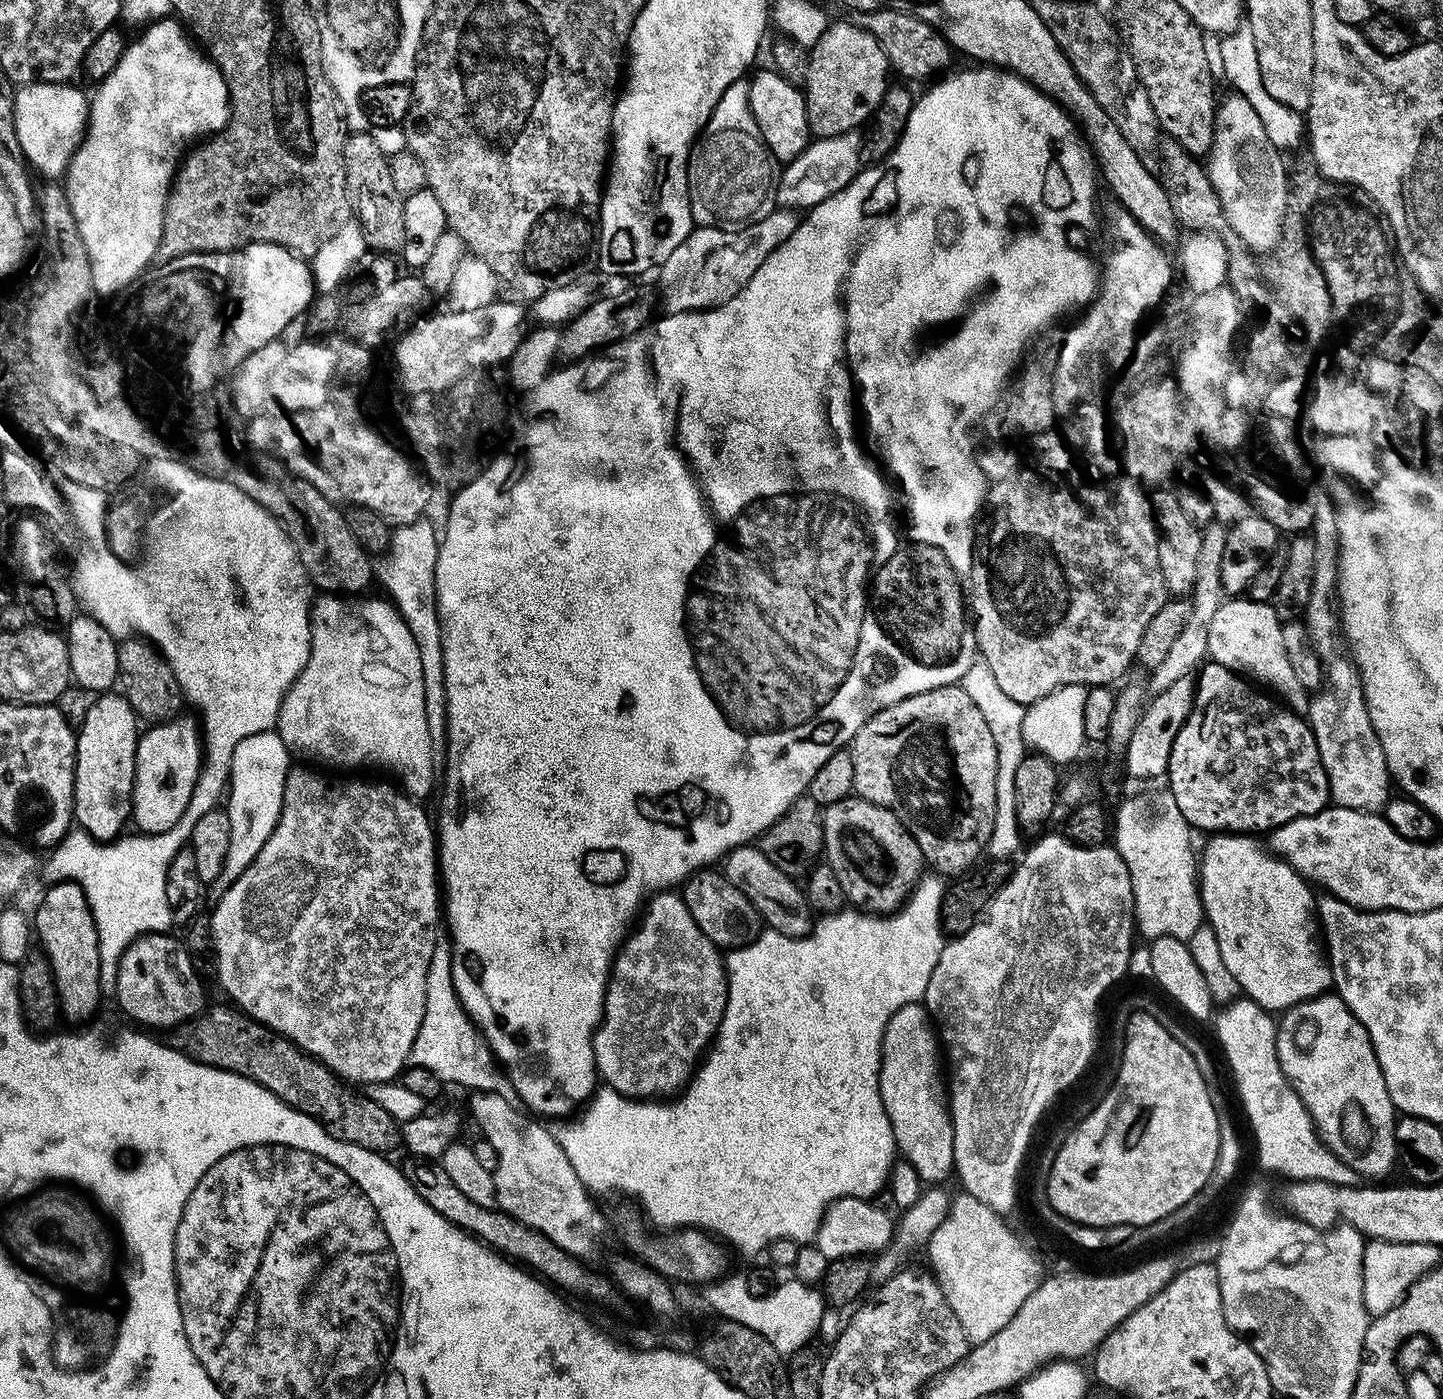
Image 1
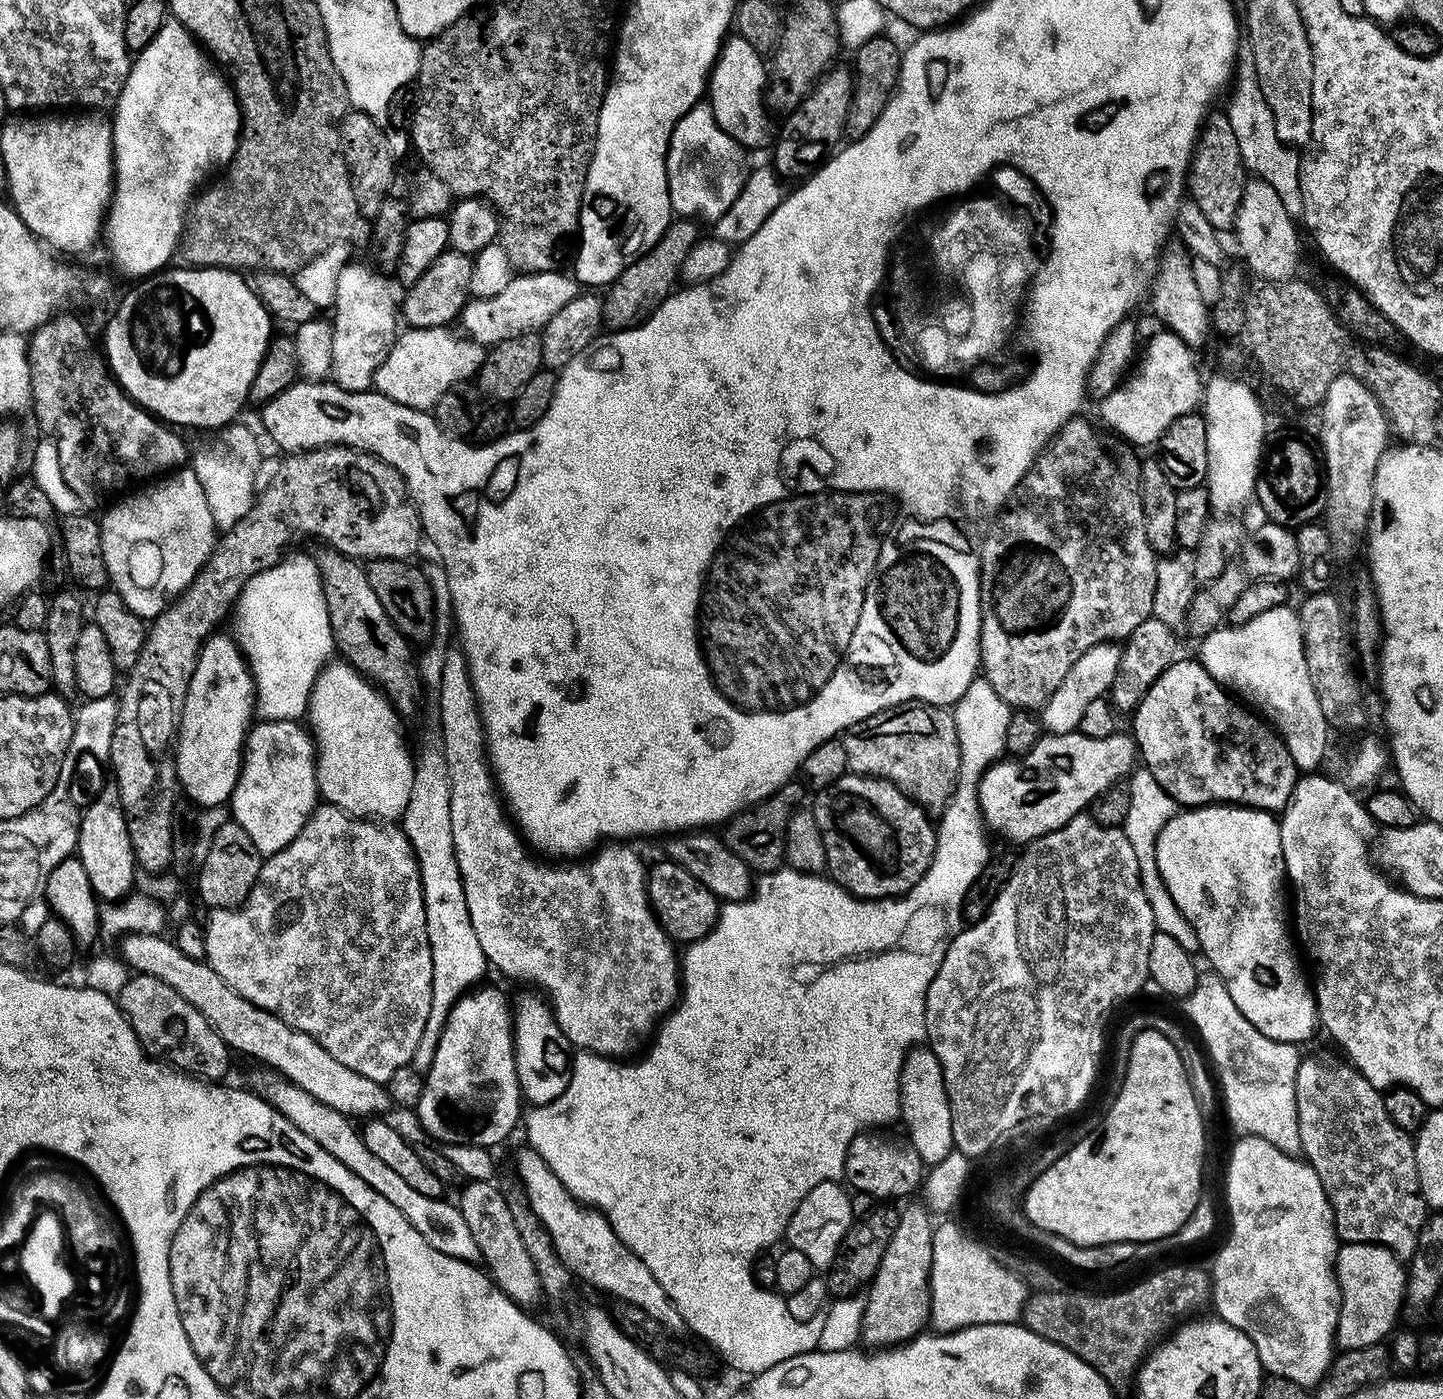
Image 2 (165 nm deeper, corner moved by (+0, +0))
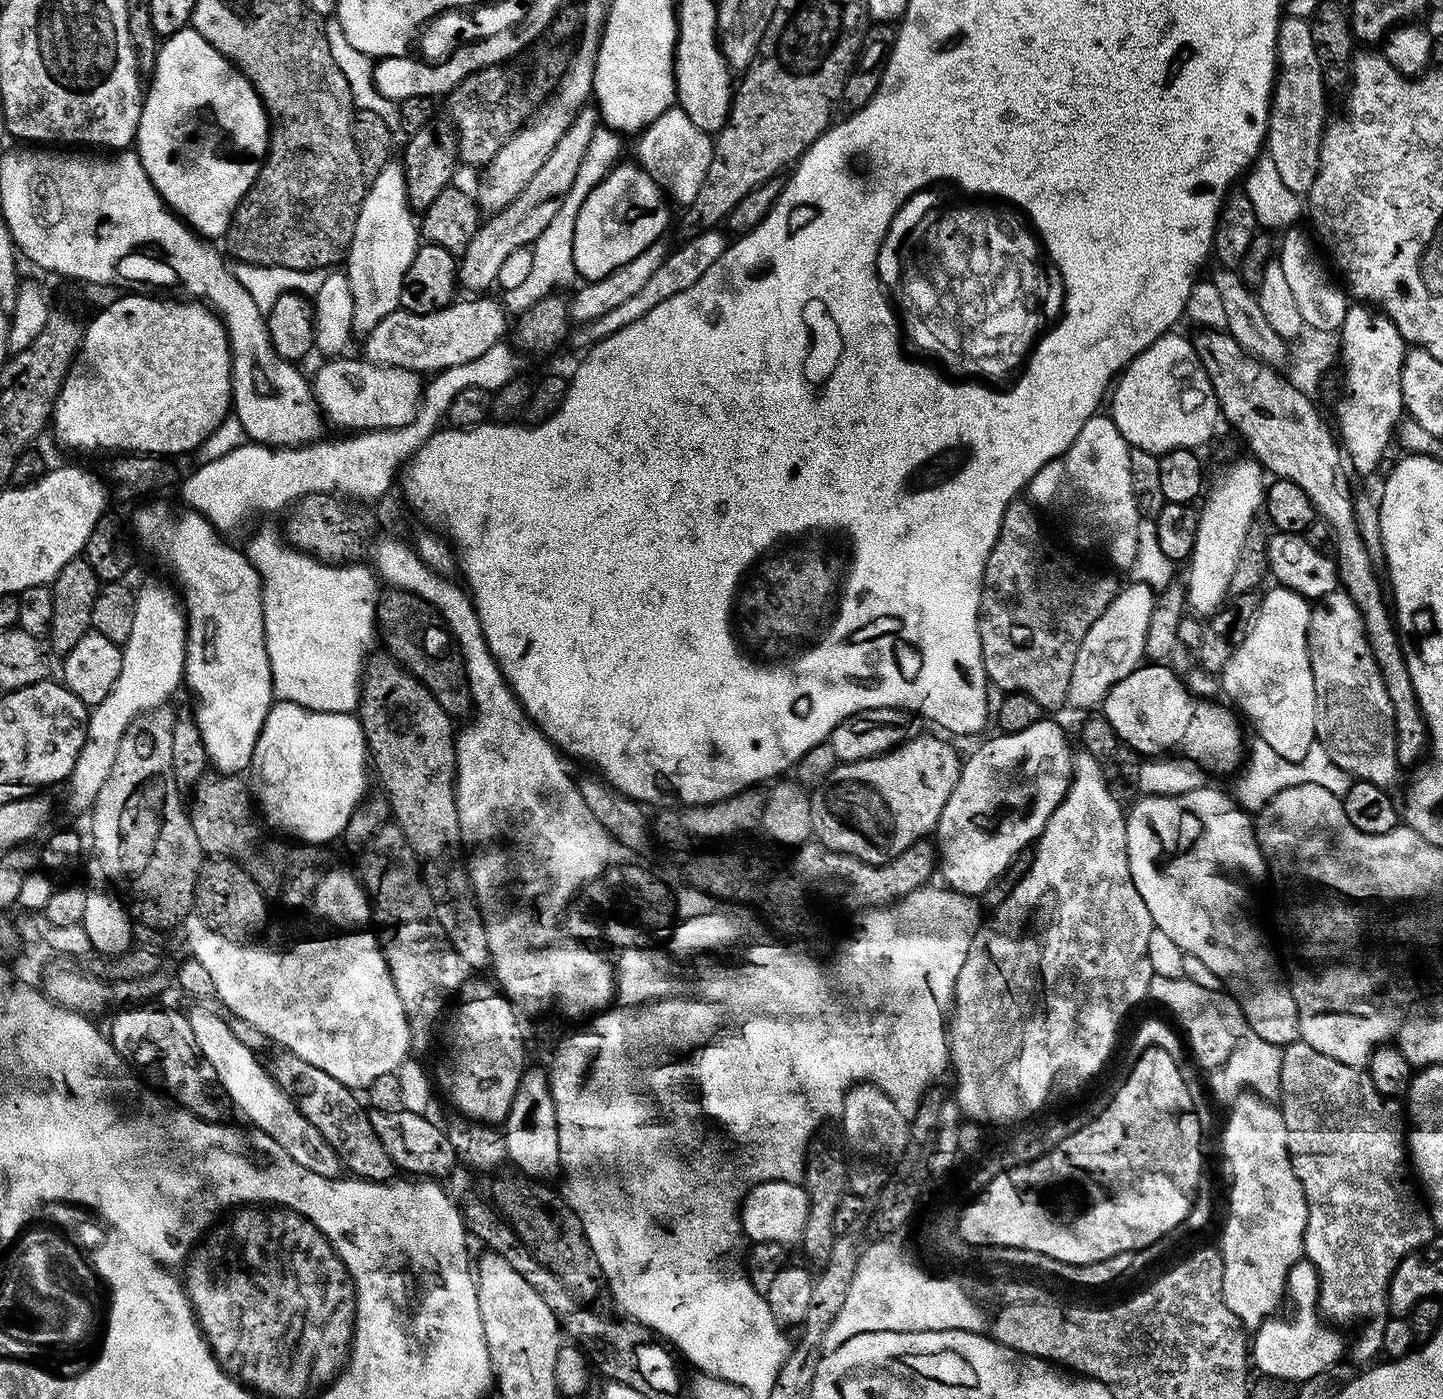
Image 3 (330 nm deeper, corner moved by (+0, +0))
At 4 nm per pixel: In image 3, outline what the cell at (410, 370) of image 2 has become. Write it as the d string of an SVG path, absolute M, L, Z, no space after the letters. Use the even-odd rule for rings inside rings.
M328 358L316 372L316 380L311 381L312 390L320 411L332 424L344 430L375 430L377 428L401 428L412 423L416 416L416 407L420 405L422 380L417 373L405 368L388 368L385 364L369 364L363 358L344 360L345 358Z

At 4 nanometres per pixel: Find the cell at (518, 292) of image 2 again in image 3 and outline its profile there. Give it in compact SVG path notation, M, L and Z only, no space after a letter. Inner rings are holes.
M468 298L448 305L447 308L430 314L414 314L397 310L386 314L374 330L364 337L363 359L369 364L385 364L388 368L405 368L417 374L435 374L443 368L462 366L462 362L471 362L486 354L490 346L501 343L504 327L510 320L504 317L506 308L496 300L486 298Z

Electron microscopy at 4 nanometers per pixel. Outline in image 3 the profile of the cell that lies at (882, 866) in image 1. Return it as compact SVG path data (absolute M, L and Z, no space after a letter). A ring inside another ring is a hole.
M916 734L911 740L880 756L855 760L849 764L837 763L830 778L826 778L826 782L822 782L811 793L813 837L830 850L853 856L867 864L889 864L914 842L931 837L950 794L954 794L962 767L962 756L943 740L943 735L940 736Z

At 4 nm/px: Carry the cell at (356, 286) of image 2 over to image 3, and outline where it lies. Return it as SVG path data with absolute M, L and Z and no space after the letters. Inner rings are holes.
M389 162L373 176L376 177L373 180L371 177L367 185L358 226L354 226L354 238L346 257L346 275L354 298L352 331L356 334L374 330L386 314L400 308L404 275L418 247L418 224L408 206L403 167Z

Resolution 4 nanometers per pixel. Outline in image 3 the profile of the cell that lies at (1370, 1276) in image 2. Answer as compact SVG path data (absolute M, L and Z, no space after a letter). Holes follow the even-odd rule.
M1301 1258L1288 1275L1287 1299L1292 1300L1292 1317L1289 1320L1269 1318L1255 1329L1250 1340L1250 1360L1257 1373L1277 1376L1293 1382L1306 1381L1328 1367L1341 1363L1346 1352L1346 1340L1339 1336L1335 1327L1322 1319L1320 1309L1320 1275L1306 1258Z

